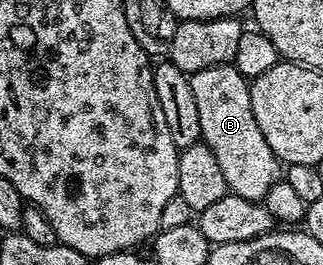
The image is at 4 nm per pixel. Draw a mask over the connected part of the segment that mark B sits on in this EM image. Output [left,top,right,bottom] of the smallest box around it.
[188,64,282,202]

